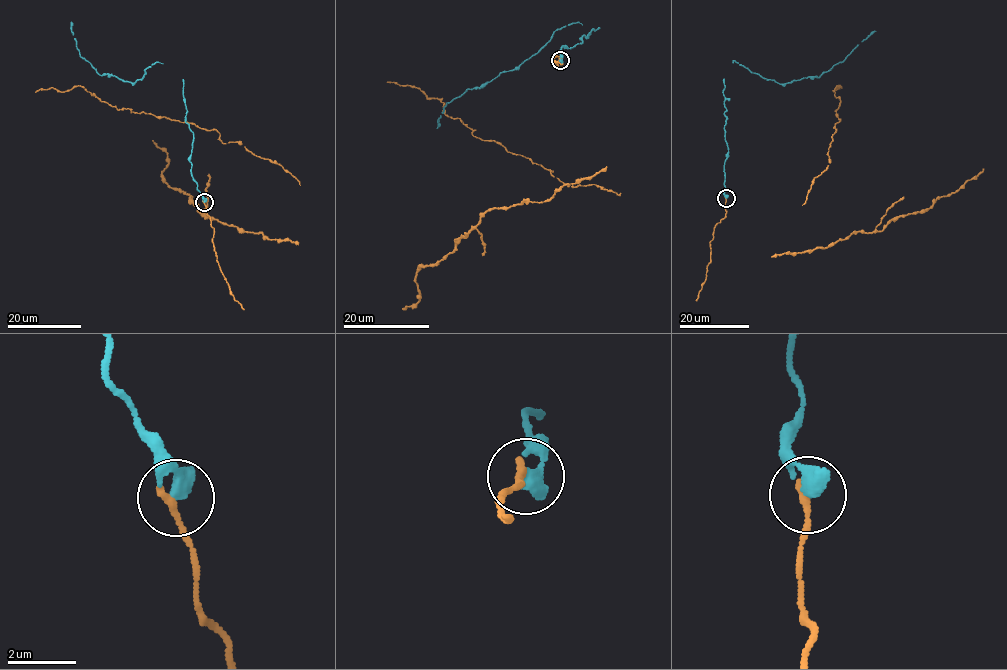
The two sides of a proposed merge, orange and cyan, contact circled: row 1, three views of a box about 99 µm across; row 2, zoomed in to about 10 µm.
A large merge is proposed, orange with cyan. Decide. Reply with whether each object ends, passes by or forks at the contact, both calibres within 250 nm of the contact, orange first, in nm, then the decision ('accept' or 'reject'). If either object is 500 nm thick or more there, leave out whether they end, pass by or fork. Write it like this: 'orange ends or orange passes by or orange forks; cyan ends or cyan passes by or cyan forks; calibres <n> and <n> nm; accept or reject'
calibres 220 and 500 nm; accept

